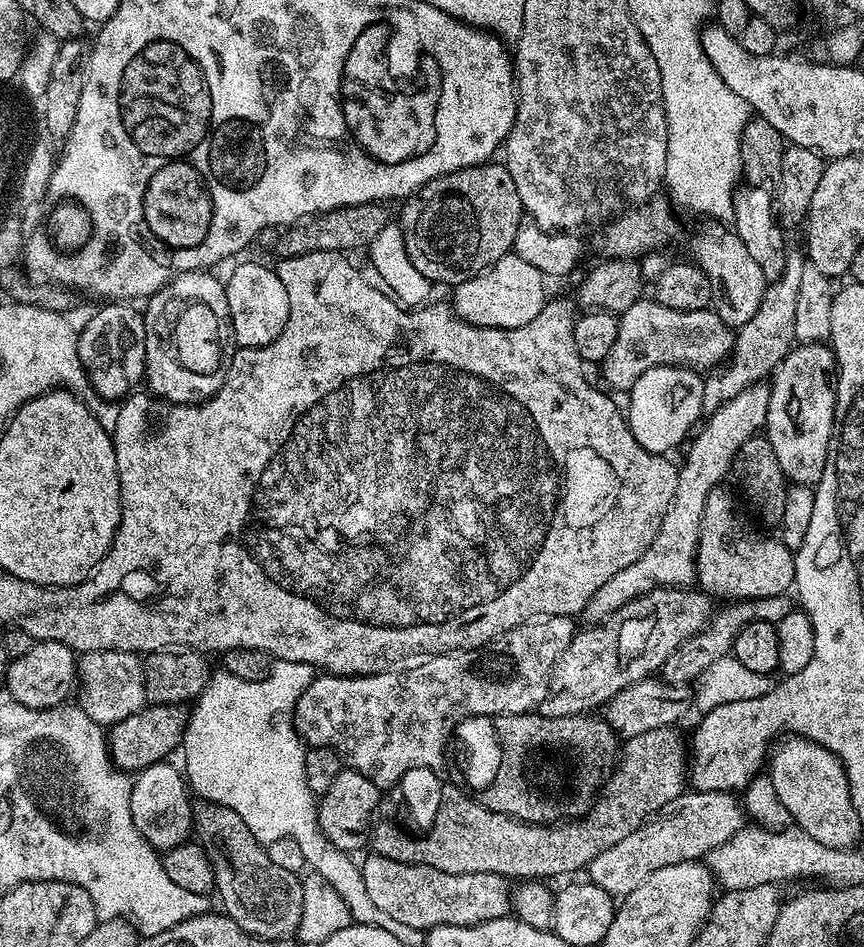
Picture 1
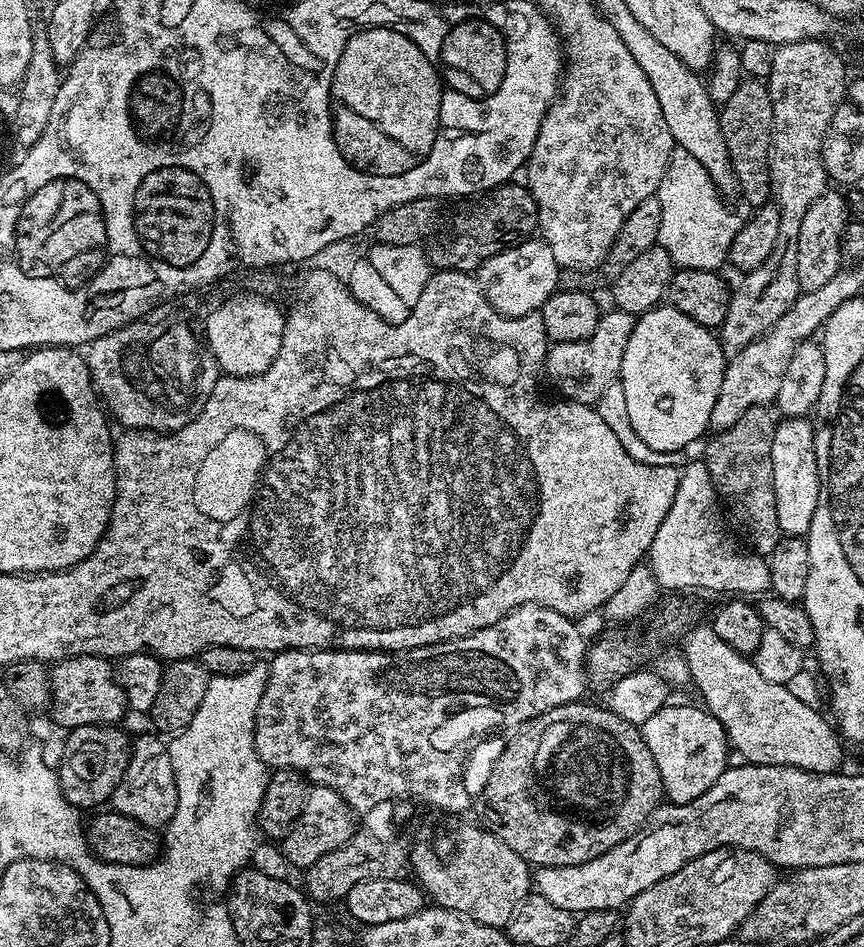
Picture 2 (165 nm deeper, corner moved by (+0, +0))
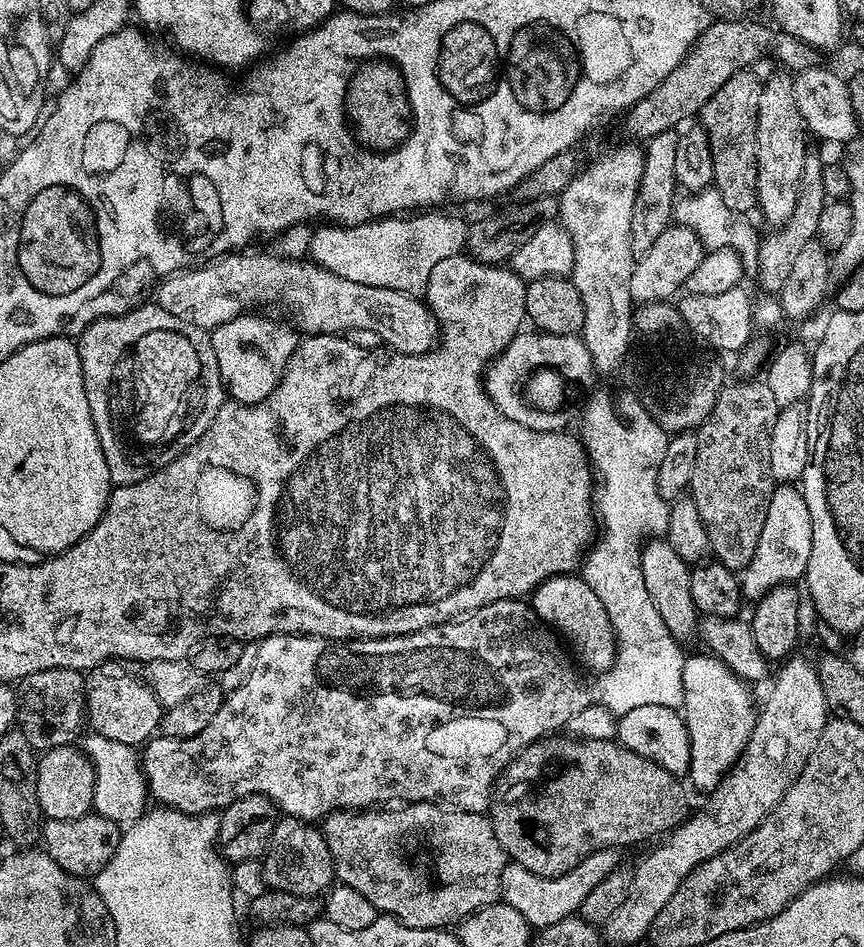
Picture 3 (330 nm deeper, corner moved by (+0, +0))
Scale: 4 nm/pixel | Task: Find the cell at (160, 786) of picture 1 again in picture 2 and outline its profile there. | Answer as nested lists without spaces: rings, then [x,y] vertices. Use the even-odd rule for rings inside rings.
[[[140,740],[134,744],[135,755],[131,757],[128,765],[128,774],[118,782],[118,786],[113,790],[110,797],[110,804],[115,811],[120,812],[126,818],[134,818],[134,822],[144,824],[153,830],[163,829],[172,820],[172,815],[176,809],[176,803],[180,795],[176,789],[176,775],[172,759],[168,757],[165,745],[159,744],[156,740]]]

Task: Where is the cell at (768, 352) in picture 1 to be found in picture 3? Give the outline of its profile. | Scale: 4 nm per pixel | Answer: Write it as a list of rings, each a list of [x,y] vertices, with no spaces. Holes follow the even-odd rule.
[[[809,154],[805,158],[800,189],[798,190],[798,200],[790,218],[775,230],[769,231],[772,233],[768,237],[765,235],[760,241],[755,275],[760,276],[760,284],[768,291],[768,294],[779,294],[786,278],[790,276],[790,266],[794,266],[794,258],[798,255],[798,250],[802,250],[802,246],[806,242],[816,239],[818,214],[822,214],[826,203],[823,190],[823,170],[824,164],[815,154]]]

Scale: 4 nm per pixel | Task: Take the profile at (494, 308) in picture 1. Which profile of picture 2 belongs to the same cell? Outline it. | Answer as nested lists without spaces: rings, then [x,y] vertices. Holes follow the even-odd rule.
[[[529,238],[512,248],[494,254],[478,269],[480,288],[499,316],[525,316],[539,312],[545,302],[561,287],[562,266],[554,258],[554,250],[542,238]]]

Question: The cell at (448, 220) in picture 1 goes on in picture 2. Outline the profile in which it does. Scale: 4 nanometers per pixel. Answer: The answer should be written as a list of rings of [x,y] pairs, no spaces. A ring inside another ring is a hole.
[[[509,182],[491,189],[465,212],[456,212],[432,232],[426,244],[431,267],[450,272],[475,273],[482,262],[529,239],[537,231],[536,203],[523,183]]]

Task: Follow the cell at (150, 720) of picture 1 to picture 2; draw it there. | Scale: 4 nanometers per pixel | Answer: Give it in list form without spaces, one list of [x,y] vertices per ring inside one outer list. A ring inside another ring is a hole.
[[[91,724],[71,729],[68,740],[68,765],[60,772],[60,783],[71,804],[83,806],[95,800],[107,801],[128,774],[130,740],[116,724]]]

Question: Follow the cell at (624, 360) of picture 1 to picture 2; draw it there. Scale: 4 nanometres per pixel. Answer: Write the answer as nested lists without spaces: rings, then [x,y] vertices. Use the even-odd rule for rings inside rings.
[[[619,310],[611,311],[605,311],[601,315],[598,326],[594,330],[594,334],[590,334],[590,338],[579,340],[578,342],[553,343],[550,348],[550,365],[552,364],[553,372],[564,380],[573,380],[574,383],[581,384],[584,388],[589,388],[592,394],[598,394],[602,390],[606,390],[608,384],[614,384],[619,381],[622,354],[626,354],[626,342],[630,338],[637,321],[637,317],[633,313]]]

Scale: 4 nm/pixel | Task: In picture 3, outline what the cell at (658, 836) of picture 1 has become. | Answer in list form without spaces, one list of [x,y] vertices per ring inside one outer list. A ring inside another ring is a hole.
[[[603,848],[578,862],[574,870],[570,870],[561,876],[539,876],[530,870],[526,870],[520,864],[509,863],[502,874],[500,894],[503,903],[514,906],[522,918],[532,925],[533,929],[539,930],[558,922],[567,916],[575,916],[580,911],[586,894],[606,878],[614,869],[621,867],[621,853],[615,848]]]

